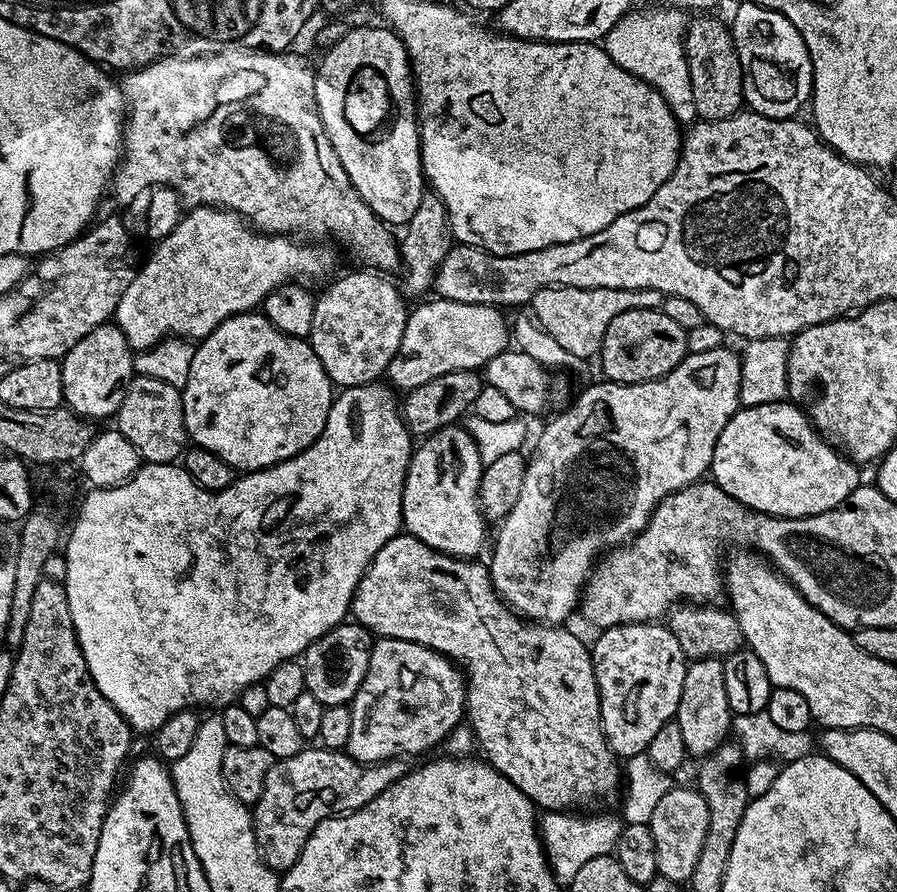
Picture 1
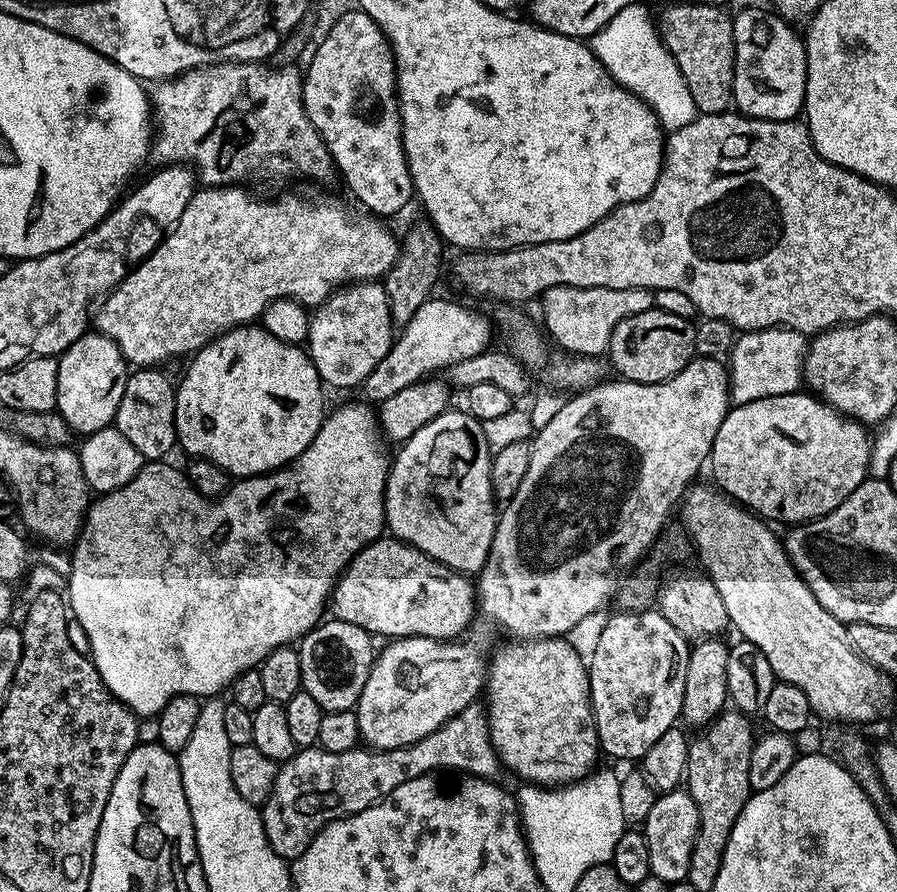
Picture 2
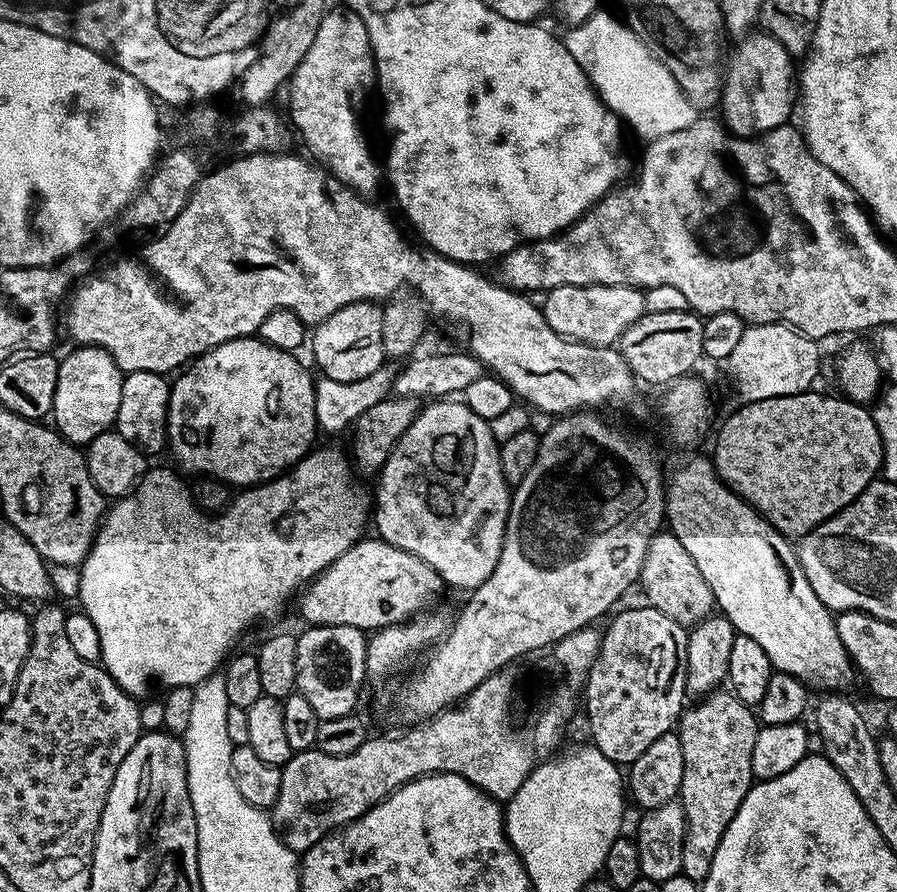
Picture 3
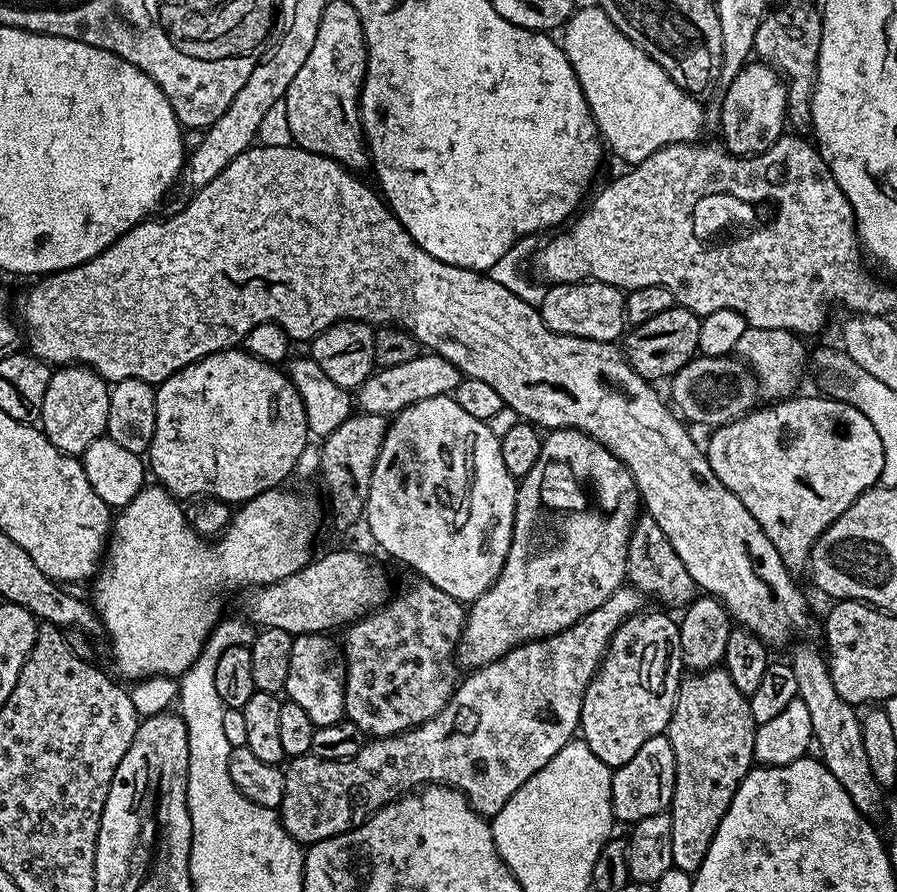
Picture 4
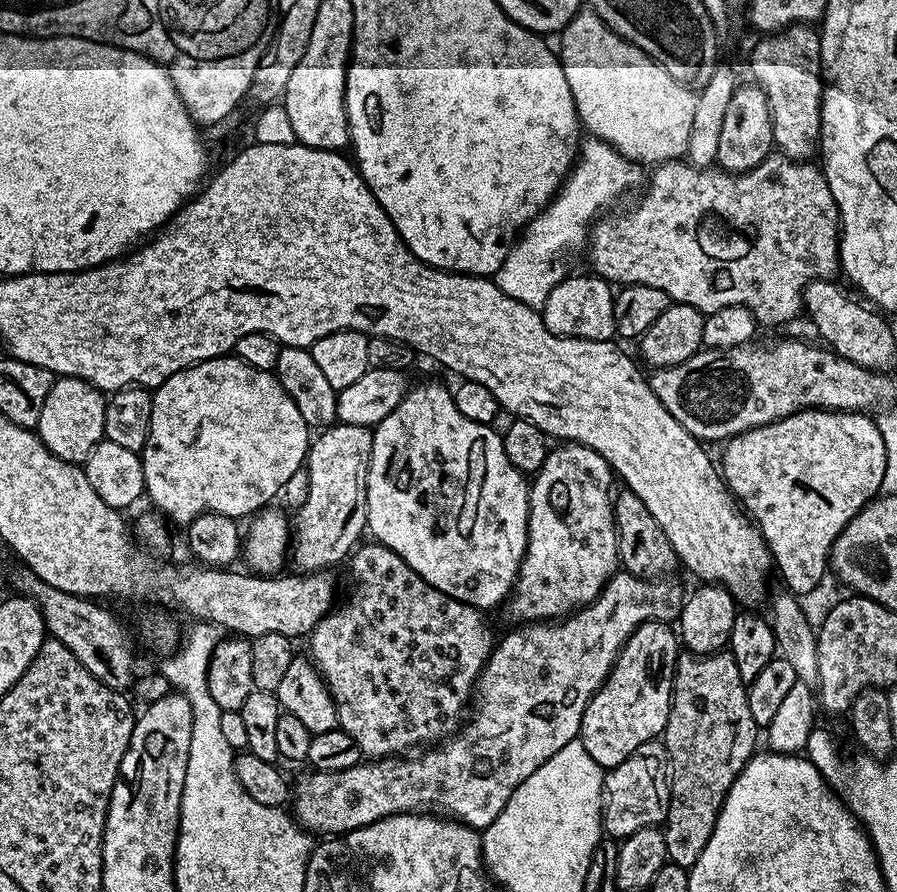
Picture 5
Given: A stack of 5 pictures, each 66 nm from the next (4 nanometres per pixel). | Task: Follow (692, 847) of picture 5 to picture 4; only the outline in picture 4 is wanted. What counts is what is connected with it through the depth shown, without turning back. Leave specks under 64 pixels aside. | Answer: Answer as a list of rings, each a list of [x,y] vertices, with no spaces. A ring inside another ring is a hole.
[[[723,666],[692,672],[680,681],[666,735],[670,746],[674,746],[676,767],[670,854],[672,866],[683,872],[694,874],[700,869],[742,778],[754,767],[757,725],[748,701]]]

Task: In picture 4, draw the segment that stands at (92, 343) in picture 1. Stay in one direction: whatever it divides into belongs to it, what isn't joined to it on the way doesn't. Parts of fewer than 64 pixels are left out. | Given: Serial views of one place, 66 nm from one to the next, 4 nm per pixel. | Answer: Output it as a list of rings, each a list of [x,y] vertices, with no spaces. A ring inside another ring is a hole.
[[[69,364],[57,367],[53,371],[50,386],[46,390],[46,399],[42,401],[42,414],[38,424],[46,434],[46,438],[50,438],[54,446],[58,446],[58,450],[62,450],[67,456],[80,458],[83,457],[86,446],[90,446],[90,442],[101,439],[107,433],[106,418],[109,414],[109,381],[103,380],[93,368],[85,368],[83,364]]]

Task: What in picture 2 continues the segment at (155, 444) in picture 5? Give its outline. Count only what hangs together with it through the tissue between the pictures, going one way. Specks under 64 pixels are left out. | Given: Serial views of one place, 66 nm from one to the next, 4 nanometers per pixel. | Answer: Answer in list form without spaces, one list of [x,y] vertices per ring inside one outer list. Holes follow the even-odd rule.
[[[255,323],[246,324],[239,328],[231,328],[221,336],[211,340],[208,345],[200,349],[187,361],[188,369],[184,372],[180,384],[175,385],[176,389],[176,439],[179,447],[185,448],[189,457],[198,460],[209,460],[214,462],[224,472],[227,472],[232,478],[247,478],[249,476],[262,476],[265,472],[275,472],[277,468],[285,467],[298,459],[302,450],[314,442],[318,430],[324,425],[326,407],[324,408],[324,391],[325,385],[320,379],[318,370],[312,364],[312,358],[308,355],[303,347],[287,344],[284,340],[274,338],[263,326],[257,326]]]

